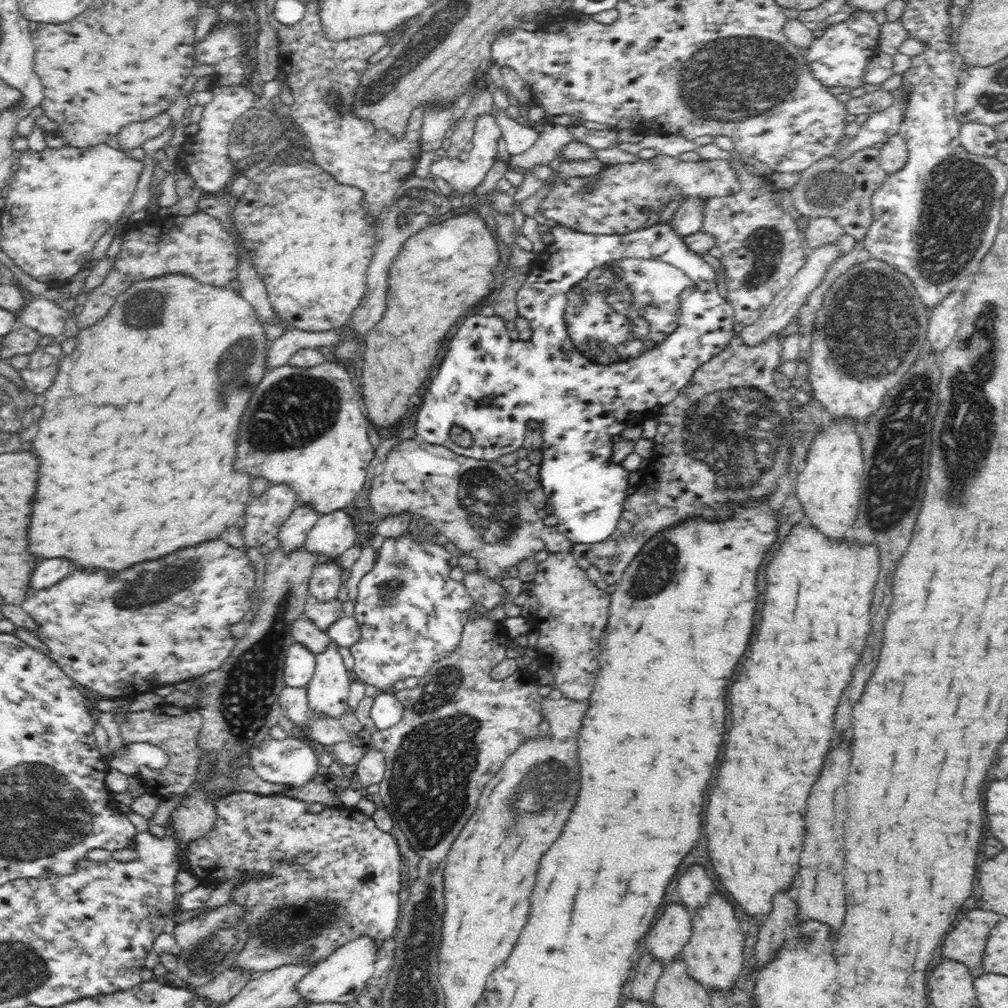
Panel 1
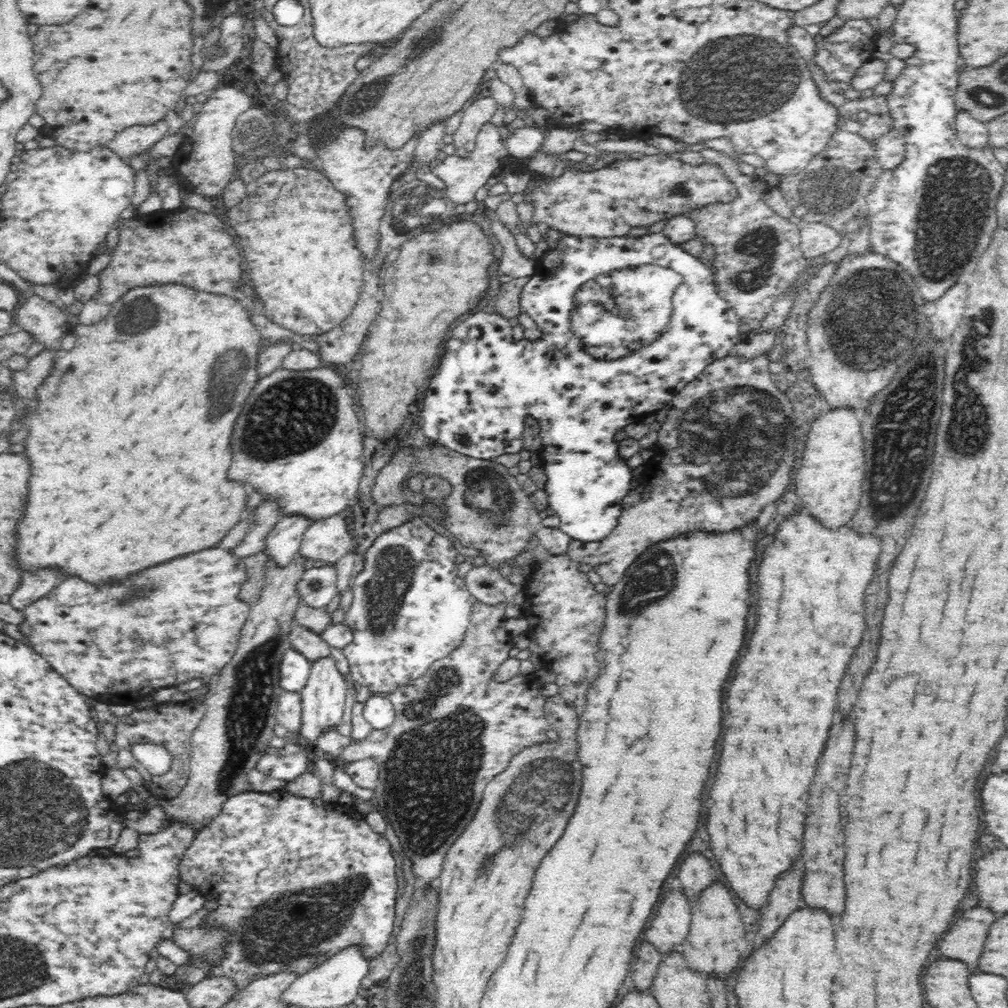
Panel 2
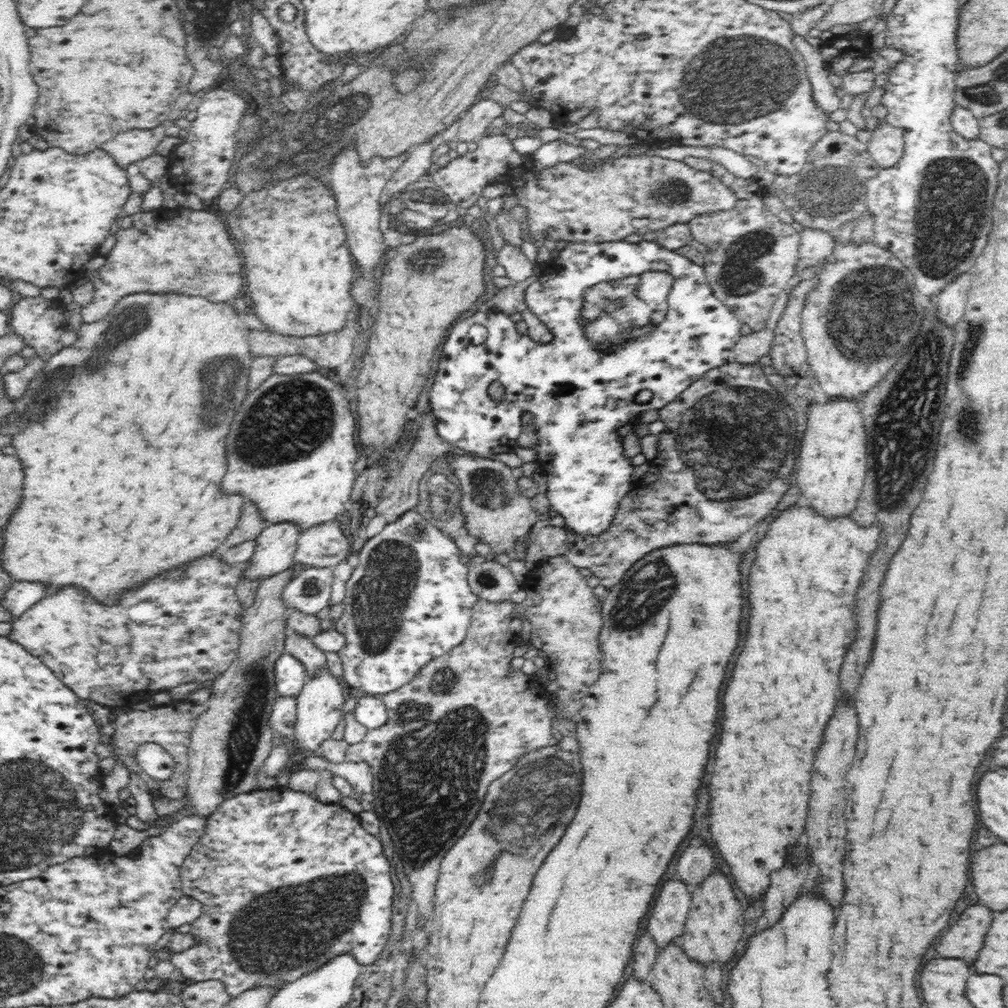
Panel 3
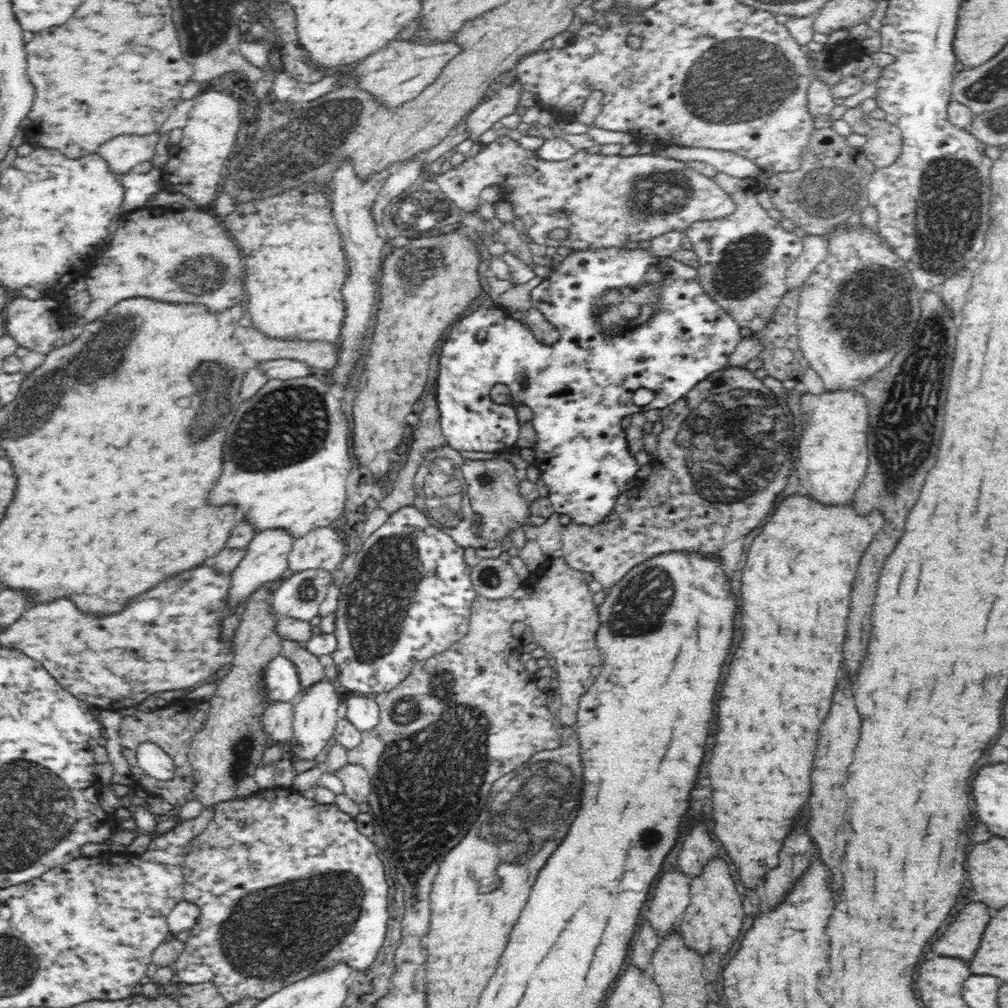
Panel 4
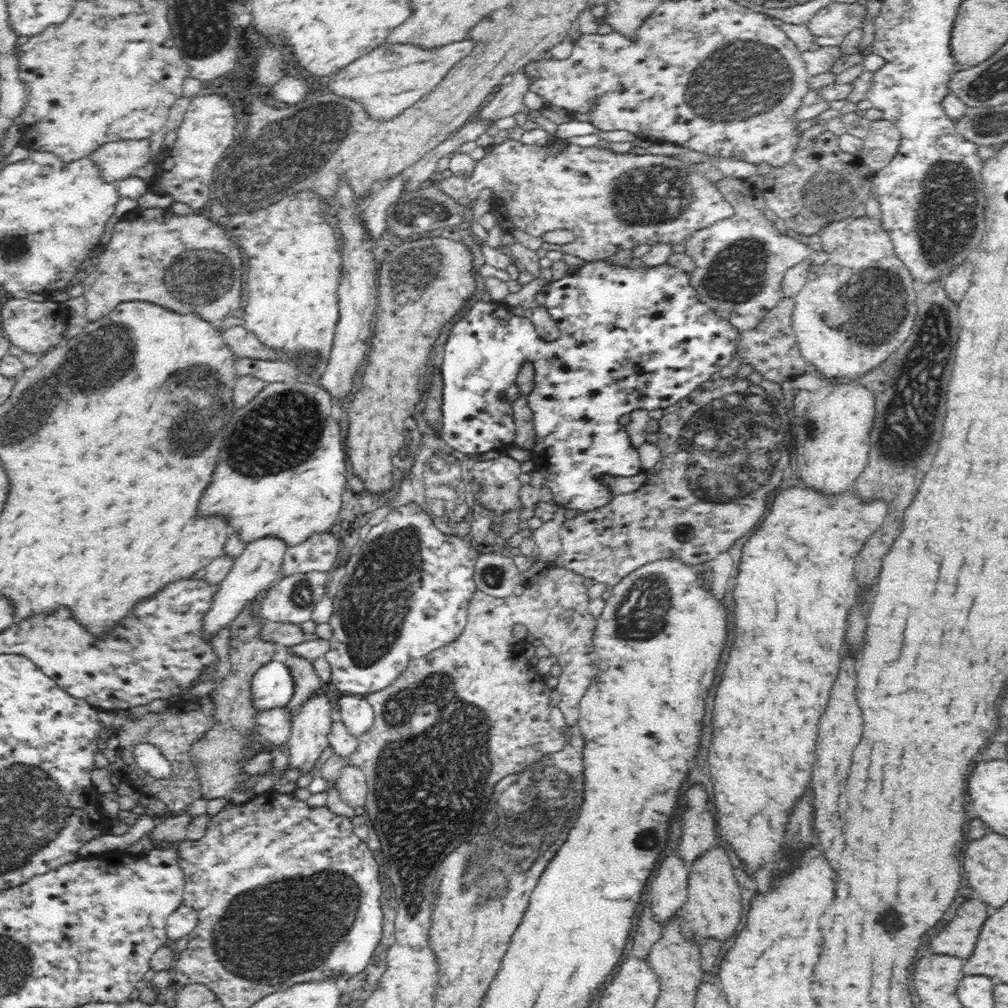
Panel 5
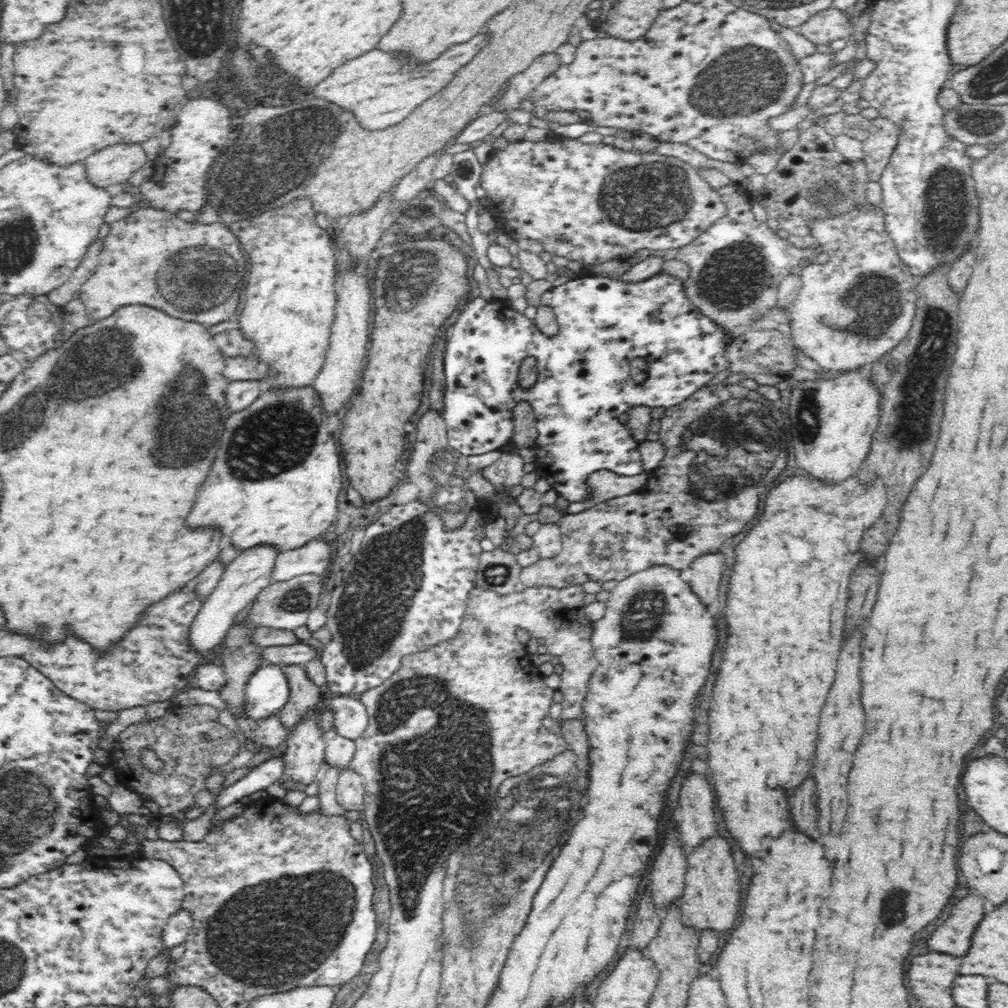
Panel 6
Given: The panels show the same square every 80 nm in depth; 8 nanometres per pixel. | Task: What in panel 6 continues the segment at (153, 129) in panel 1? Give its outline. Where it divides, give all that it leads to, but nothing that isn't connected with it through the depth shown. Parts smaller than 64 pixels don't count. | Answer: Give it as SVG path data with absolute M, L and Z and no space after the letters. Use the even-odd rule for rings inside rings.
M126 143L114 144L114 146L106 146L88 156L84 160L85 171L87 172L87 179L95 186L100 188L108 188L111 184L126 182L132 173L142 168L142 165L148 161L144 149L139 144Z

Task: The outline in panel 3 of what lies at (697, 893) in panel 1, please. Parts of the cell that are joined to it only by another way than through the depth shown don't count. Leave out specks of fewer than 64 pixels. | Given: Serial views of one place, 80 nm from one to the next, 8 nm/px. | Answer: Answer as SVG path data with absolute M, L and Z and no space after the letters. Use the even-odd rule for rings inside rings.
M690 846L682 854L682 860L676 860L678 878L682 878L686 884L690 884L688 888L694 888L708 874L712 874L712 870L718 866L720 860L710 860L710 858L712 858L712 852L706 846L700 846L700 848Z

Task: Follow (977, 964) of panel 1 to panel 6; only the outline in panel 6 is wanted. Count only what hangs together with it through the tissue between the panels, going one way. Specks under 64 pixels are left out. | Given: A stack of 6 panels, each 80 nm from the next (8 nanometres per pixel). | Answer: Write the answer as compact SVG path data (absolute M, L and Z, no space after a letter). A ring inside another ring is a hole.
M966 896L958 900L944 924L940 924L926 940L930 950L946 952L952 956L964 956L970 948L974 928L984 916L984 898Z

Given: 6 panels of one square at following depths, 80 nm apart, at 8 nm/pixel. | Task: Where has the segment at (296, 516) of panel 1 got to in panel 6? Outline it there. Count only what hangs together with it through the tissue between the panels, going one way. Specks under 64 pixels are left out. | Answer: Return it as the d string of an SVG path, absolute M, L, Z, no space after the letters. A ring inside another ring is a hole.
M260 544L260 546L252 546L248 550L240 551L239 555L226 566L216 588L199 608L199 613L196 614L191 624L189 644L193 650L209 655L212 648L216 648L218 644L224 642L228 630L236 620L251 605L256 596L259 596L260 591L274 581L273 568L279 554L280 552L275 546Z

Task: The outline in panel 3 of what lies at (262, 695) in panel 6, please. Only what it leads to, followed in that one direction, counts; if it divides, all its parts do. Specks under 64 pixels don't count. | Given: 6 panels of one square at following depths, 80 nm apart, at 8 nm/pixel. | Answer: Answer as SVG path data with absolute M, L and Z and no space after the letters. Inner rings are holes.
M284 653L278 657L274 670L274 684L279 696L297 697L307 682L305 668L291 654Z

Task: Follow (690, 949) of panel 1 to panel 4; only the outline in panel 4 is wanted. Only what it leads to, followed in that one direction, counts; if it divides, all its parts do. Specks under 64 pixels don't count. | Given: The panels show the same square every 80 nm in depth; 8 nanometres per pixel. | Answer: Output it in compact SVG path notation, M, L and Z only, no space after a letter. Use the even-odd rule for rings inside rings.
M712 858L704 866L699 875L690 879L690 904L687 911L679 918L675 930L679 932L685 947L698 951L704 955L710 950L718 953L728 952L740 936L744 910L742 910L742 898L736 892L734 878L730 874L728 864L722 858Z

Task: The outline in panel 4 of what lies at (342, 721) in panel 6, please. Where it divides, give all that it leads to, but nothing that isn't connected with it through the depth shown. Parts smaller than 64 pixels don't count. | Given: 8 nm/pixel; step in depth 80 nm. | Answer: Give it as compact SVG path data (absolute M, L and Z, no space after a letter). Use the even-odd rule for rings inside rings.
M360 694L347 695L344 698L347 704L346 716L360 732L373 729L380 722L380 711L373 696Z

